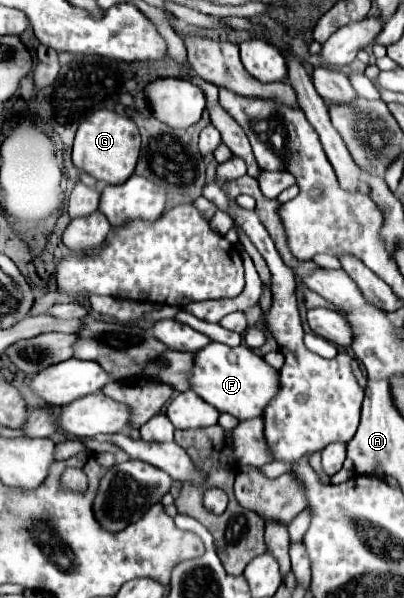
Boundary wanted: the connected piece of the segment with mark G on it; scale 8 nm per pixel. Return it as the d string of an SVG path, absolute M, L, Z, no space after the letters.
M100 109L98 113L90 113L78 127L74 149L72 149L72 163L76 169L92 175L98 181L108 185L118 185L128 181L134 173L136 161L140 153L140 133L134 121L116 111Z

